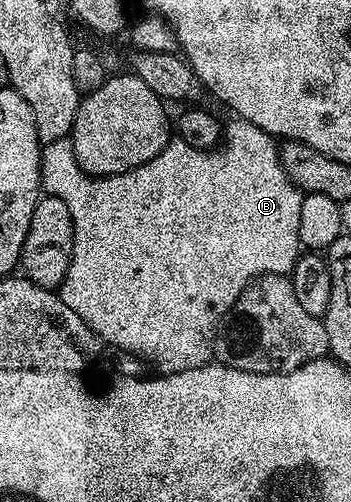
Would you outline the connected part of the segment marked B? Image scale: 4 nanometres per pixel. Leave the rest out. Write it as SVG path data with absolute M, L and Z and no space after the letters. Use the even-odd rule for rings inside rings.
M233 117L231 121L232 123L230 123L229 126L225 125L223 127L222 141L211 150L199 150L190 144L186 144L179 136L176 136L168 141L166 148L162 152L158 152L158 156L154 156L154 160L150 160L146 164L138 164L138 168L130 168L126 172L118 172L117 174L101 174L99 176L87 174L87 172L85 172L78 164L78 160L74 156L71 137L43 143L40 152L40 184L43 193L47 196L58 196L60 200L65 201L66 206L70 208L70 220L74 220L74 252L72 253L72 259L70 260L70 268L58 287L60 299L62 299L68 307L74 308L74 312L78 312L78 316L82 316L82 320L98 337L100 337L101 342L107 344L109 347L117 346L118 349L125 350L128 354L137 354L138 357L145 358L145 360L156 369L153 371L159 372L160 374L177 374L178 372L186 372L190 368L209 365L214 358L214 343L216 340L218 323L221 321L222 316L227 314L229 308L231 308L231 306L242 296L244 289L249 286L251 282L262 277L263 274L291 275L293 268L296 267L296 260L302 253L300 237L298 236L298 215L302 208L304 194L301 189L292 182L290 176L287 175L283 164L280 162L281 147L278 145L277 139L273 138L272 135L267 134L262 128L258 128L258 124L250 124L250 120L246 120L245 118Z

